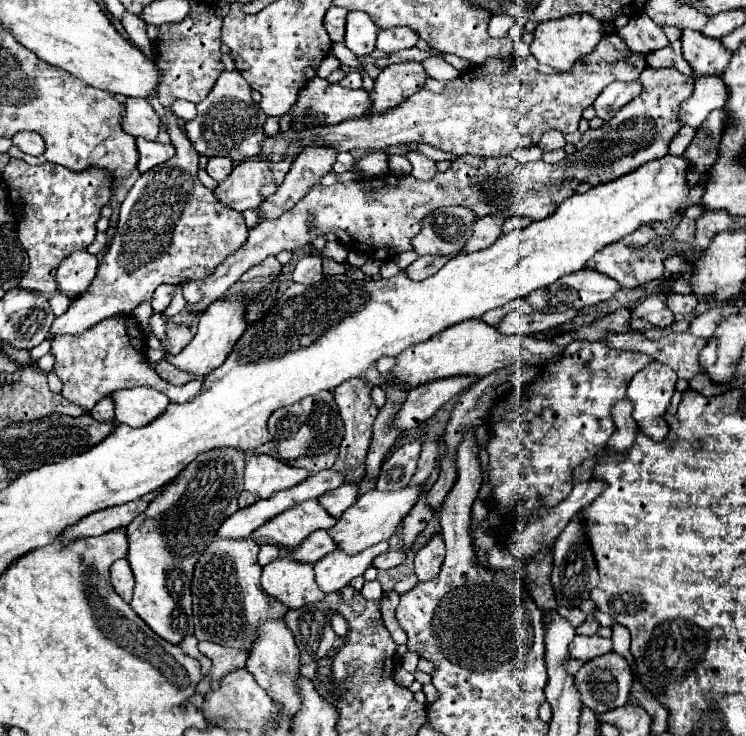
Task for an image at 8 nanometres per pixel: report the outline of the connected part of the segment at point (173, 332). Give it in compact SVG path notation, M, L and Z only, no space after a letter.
M168 321L166 323L166 335L168 335L168 353L176 355L180 353L190 341L192 341L192 331L188 325L180 325L180 323L172 323Z

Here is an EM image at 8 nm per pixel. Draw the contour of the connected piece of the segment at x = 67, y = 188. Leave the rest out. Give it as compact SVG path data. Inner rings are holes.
M10 159L2 179L8 187L8 199L18 221L18 241L28 253L30 267L20 281L22 289L54 293L54 269L64 257L86 249L96 237L96 221L100 211L112 199L112 175L108 169L88 167L84 171L68 171L56 163L28 165L22 159Z

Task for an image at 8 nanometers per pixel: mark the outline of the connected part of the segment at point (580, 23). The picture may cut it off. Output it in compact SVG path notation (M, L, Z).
M570 15L564 19L550 19L548 23L538 23L532 35L534 39L530 45L530 53L536 57L536 61L556 71L566 71L578 57L594 51L604 35L604 25L598 19L592 19L592 15Z

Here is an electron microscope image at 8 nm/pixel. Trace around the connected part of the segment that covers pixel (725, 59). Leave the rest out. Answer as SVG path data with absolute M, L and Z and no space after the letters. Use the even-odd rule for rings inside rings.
M682 31L682 53L692 67L692 79L722 77L730 63L730 53L722 43L698 31Z

